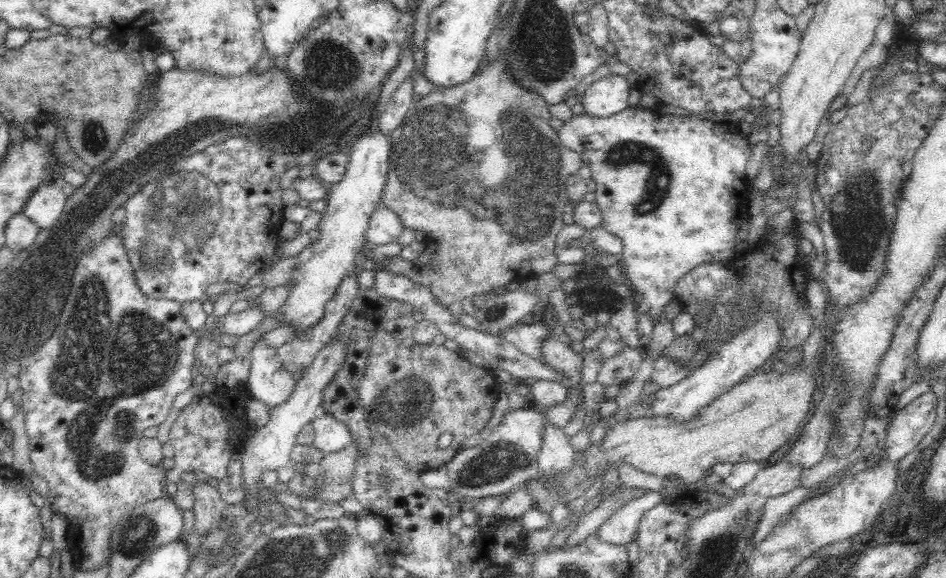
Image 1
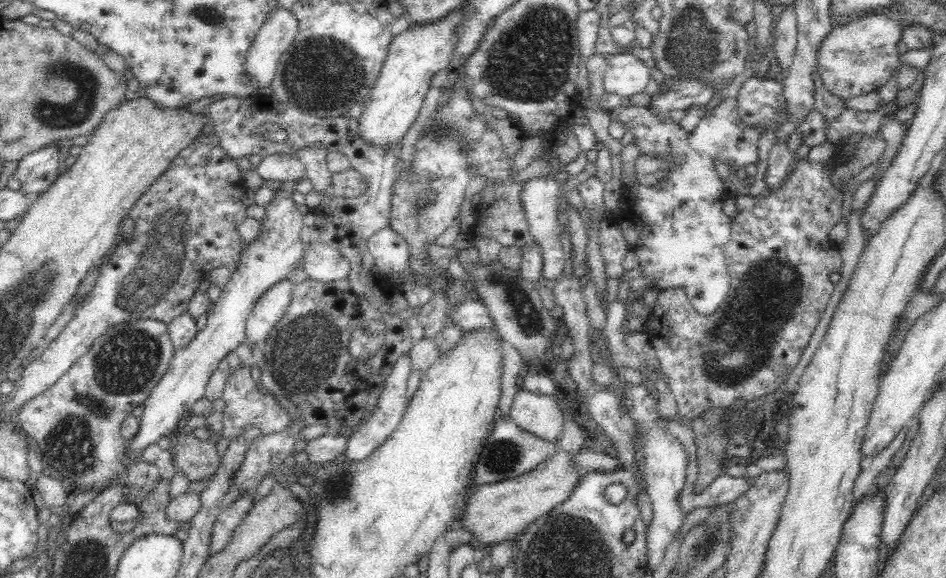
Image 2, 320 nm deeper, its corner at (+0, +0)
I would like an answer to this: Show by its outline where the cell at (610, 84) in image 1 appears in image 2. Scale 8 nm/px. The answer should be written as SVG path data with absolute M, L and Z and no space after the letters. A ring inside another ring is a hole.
M616 53L607 56L607 70L604 88L622 98L642 93L650 82L650 68L640 57L628 53Z

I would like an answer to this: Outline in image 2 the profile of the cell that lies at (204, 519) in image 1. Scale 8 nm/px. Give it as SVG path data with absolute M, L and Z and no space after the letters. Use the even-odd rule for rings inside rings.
M191 432L176 433L173 464L192 480L212 476L220 464L215 441L202 440Z

